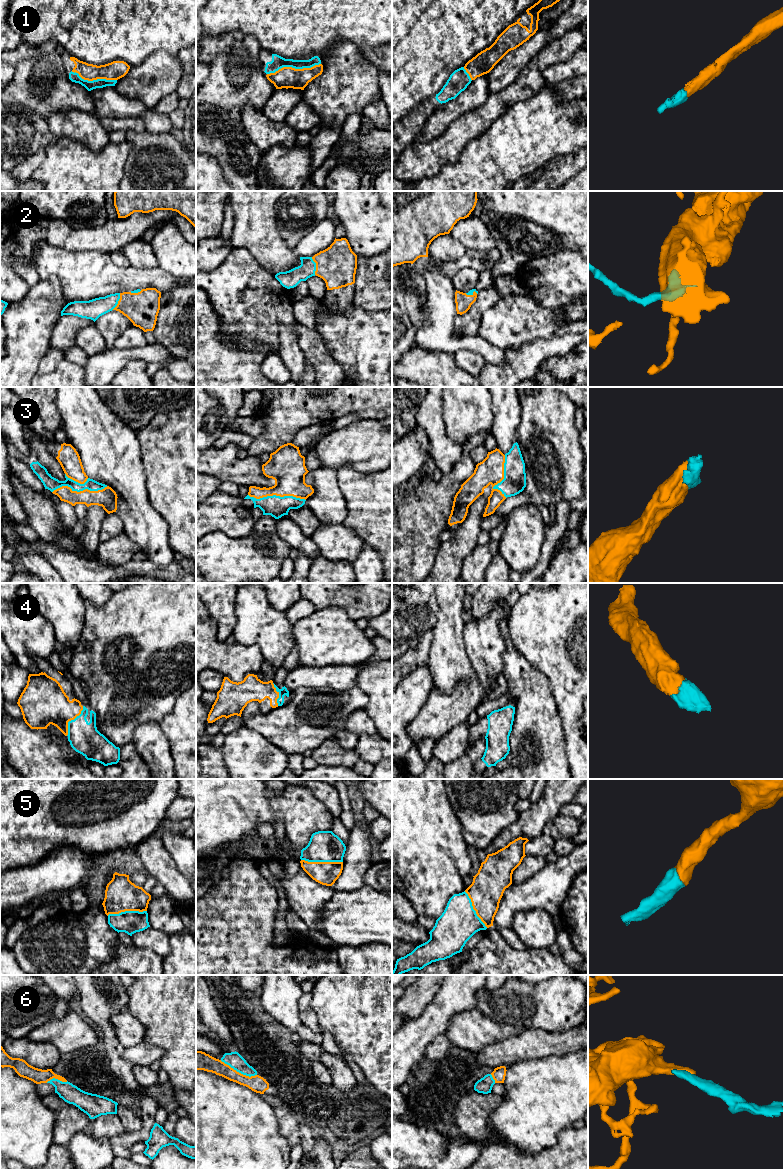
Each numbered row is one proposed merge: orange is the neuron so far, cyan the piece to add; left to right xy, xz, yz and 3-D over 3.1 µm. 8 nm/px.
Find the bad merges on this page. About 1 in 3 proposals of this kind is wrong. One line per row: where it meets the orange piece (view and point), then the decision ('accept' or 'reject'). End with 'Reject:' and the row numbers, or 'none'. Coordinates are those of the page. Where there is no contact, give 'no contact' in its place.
1: contact xz (293, 68); accept
2: contact xz (316, 266); accept
3: contact xz (277, 495); accept
4: contact xy (71, 719); accept
5: contact xz (322, 862); accept
6: contact xz (238, 1072); accept
Reject: none

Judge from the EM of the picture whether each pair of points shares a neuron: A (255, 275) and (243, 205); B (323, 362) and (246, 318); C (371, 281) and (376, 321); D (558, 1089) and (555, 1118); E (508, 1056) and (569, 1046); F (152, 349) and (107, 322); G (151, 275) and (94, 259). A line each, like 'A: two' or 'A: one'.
A: two
B: one
C: two
D: one
E: one
F: two
G: one

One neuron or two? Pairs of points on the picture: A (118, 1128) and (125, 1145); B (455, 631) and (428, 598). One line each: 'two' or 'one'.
A: two
B: two

